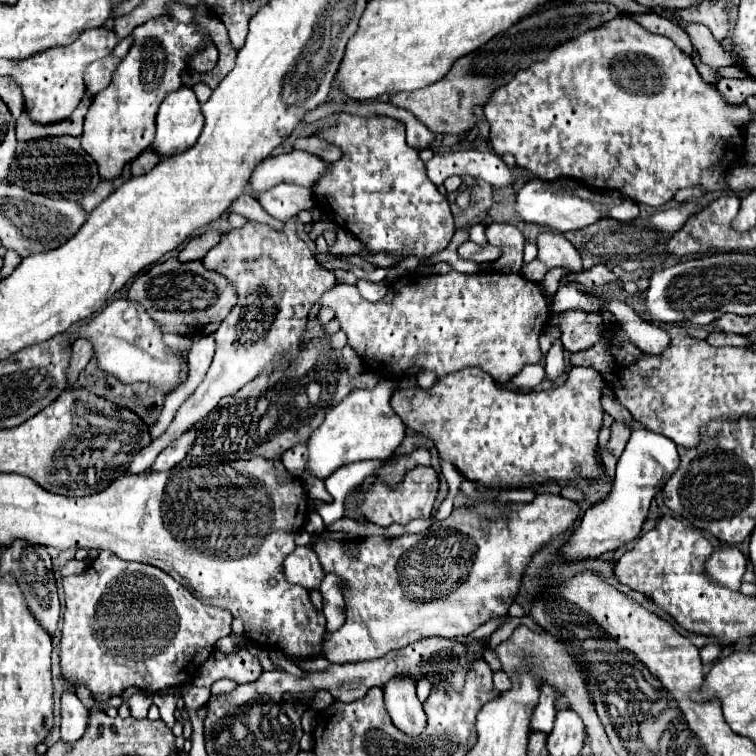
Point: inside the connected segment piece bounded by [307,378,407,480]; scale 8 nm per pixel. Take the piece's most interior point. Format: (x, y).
(372, 431)

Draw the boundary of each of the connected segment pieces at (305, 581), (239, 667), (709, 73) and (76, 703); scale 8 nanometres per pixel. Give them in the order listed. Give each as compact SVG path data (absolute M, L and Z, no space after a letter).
M297 546L283 562L285 576L289 582L305 586L307 590L317 590L325 572L317 564L317 554L309 546Z
M239 650L233 654L215 652L203 664L193 680L193 685L211 688L213 682L221 678L231 678L237 684L255 682L263 674L259 658L247 650Z
M694 59L693 61L701 74L701 77L709 83L714 83L718 74L718 70L714 70L706 64L702 63L700 59Z
M65 692L61 696L61 738L65 742L75 742L85 734L89 720L89 710L77 698L75 692Z

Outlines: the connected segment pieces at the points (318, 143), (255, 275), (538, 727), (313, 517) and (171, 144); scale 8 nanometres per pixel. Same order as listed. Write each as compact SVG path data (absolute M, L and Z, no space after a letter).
M317 136L297 140L295 148L297 148L297 150L309 150L311 154L323 158L323 160L329 162L329 164L331 164L331 162L337 162L337 160L343 156L343 152L341 152L337 146L333 146L333 144L327 142L327 140L321 140L321 138L317 138Z
M295 218L287 220L281 232L259 222L247 222L239 230L225 232L221 242L205 254L203 264L207 270L219 272L235 284L239 302L215 332L217 352L205 380L177 410L167 432L133 458L127 470L129 474L147 472L163 448L185 434L197 420L205 418L221 398L235 394L241 386L257 378L265 366L295 360L301 350L311 306L335 284L335 274L323 270L309 246L297 236Z
M543 684L539 690L541 690L541 696L539 696L537 708L533 710L533 716L531 716L531 732L549 734L553 730L553 720L555 720L557 688Z
M312 512L308 518L308 522L304 527L311 535L321 534L324 530L324 522L317 512Z
M187 86L171 92L159 106L157 134L153 150L161 156L173 156L189 150L203 128L201 104Z

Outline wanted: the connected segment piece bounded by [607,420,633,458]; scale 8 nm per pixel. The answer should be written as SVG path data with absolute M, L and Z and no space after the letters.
M613 422L613 426L611 426L611 440L609 440L609 444L607 444L607 448L619 458L621 456L621 452L623 452L623 448L625 448L625 444L627 444L627 440L629 440L629 436L631 436L631 432L633 432L633 428L627 424L627 422Z

